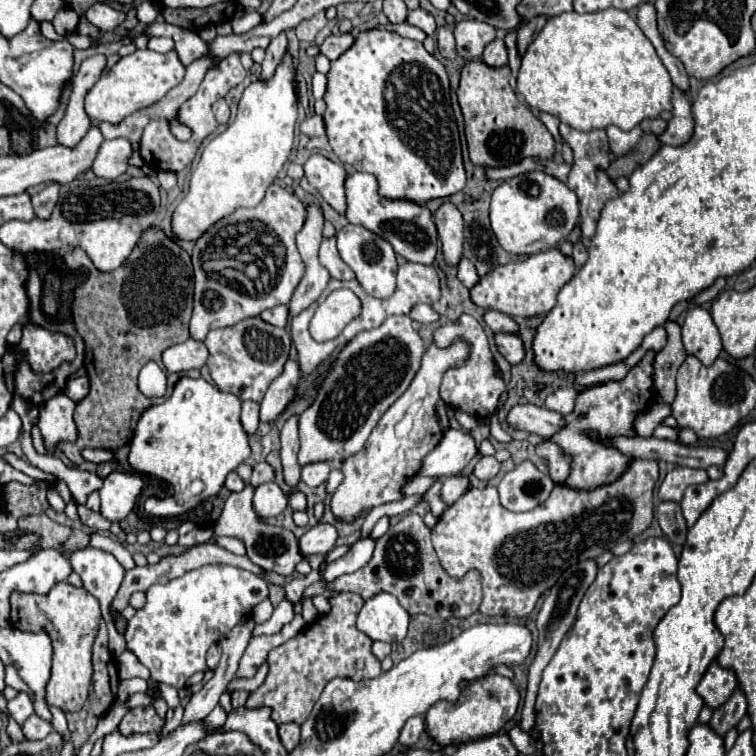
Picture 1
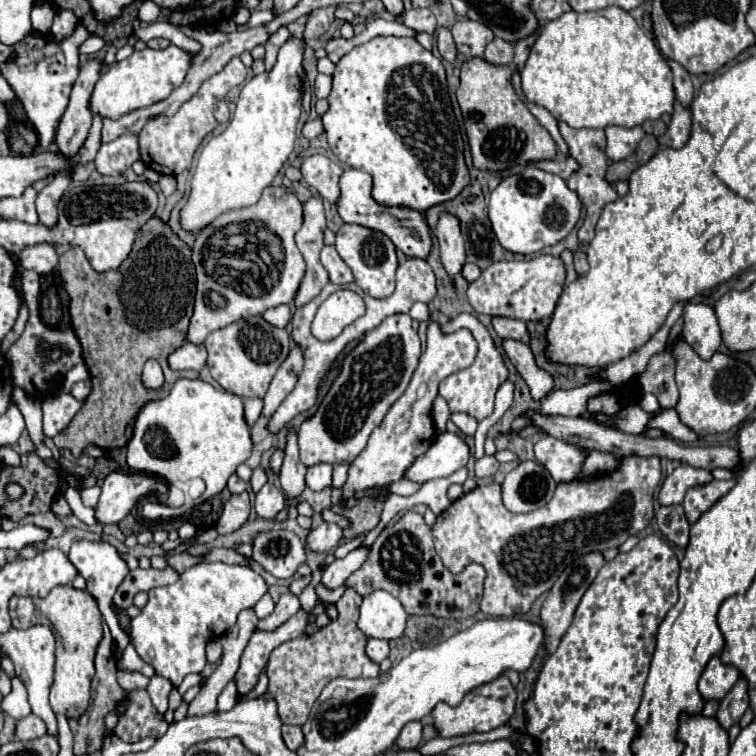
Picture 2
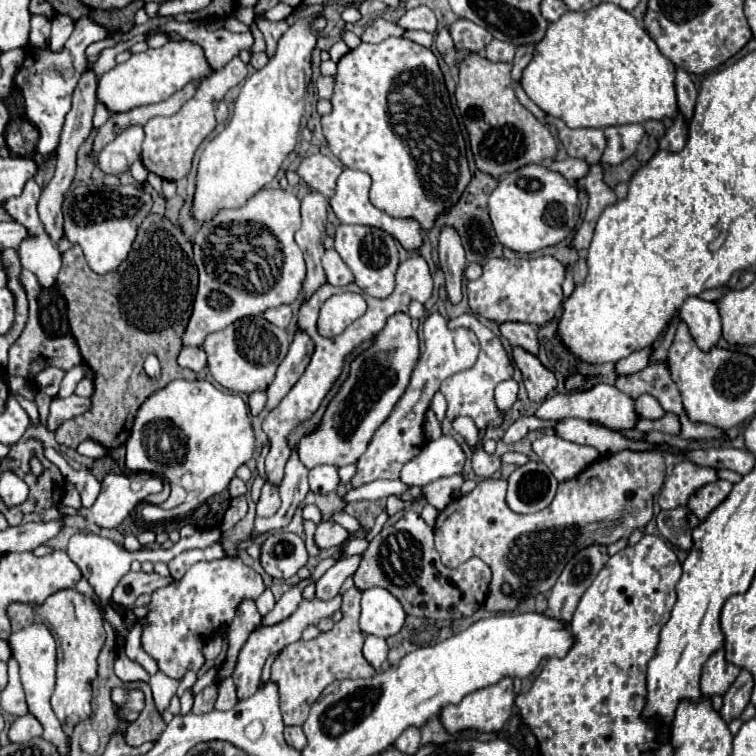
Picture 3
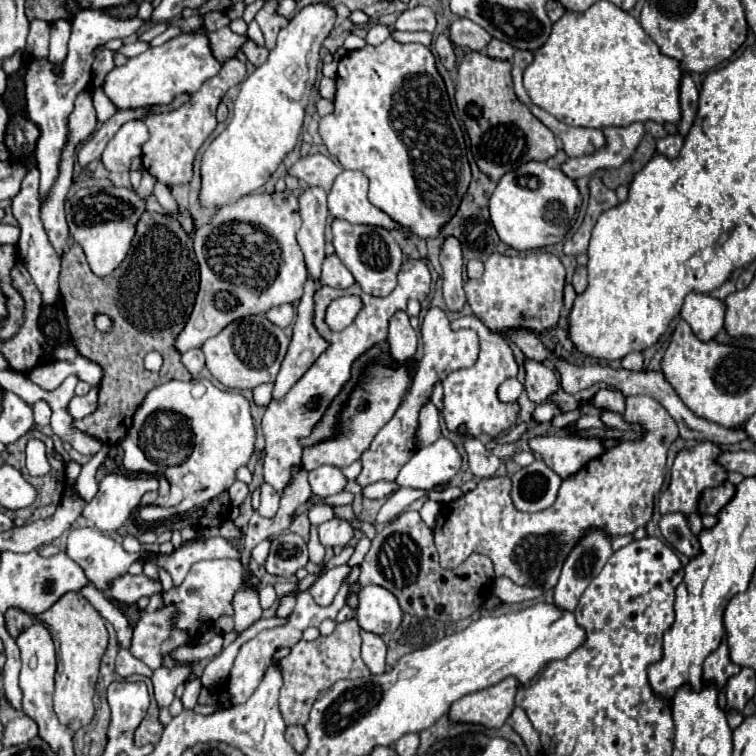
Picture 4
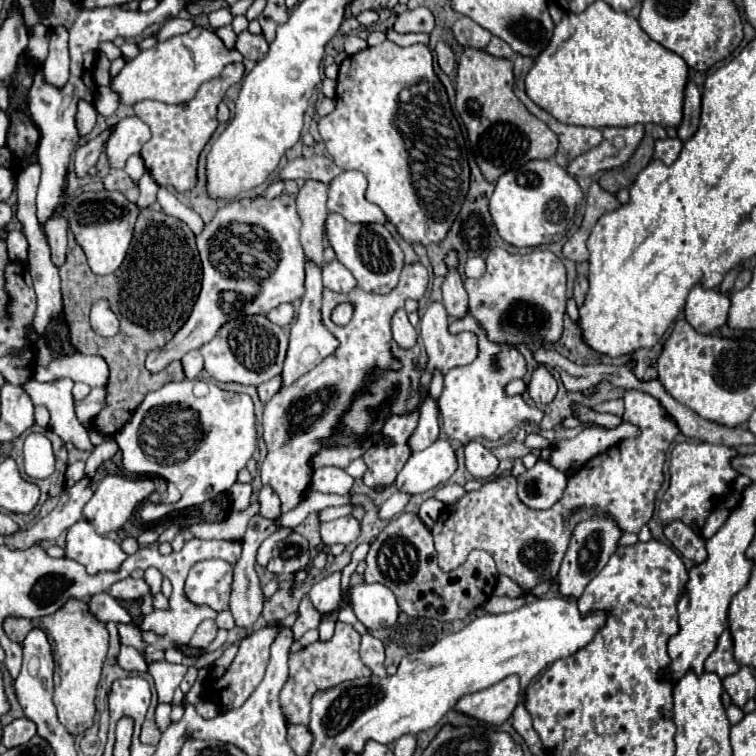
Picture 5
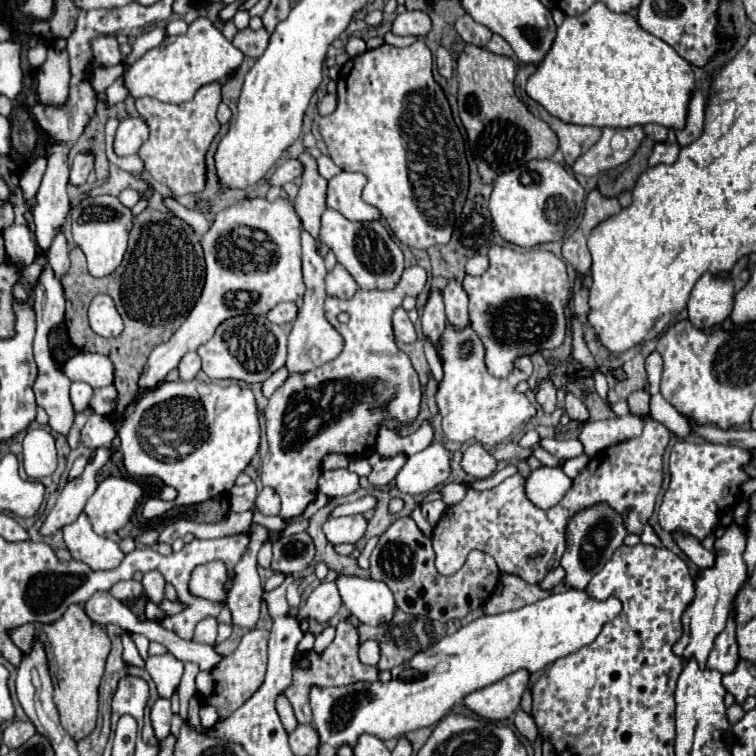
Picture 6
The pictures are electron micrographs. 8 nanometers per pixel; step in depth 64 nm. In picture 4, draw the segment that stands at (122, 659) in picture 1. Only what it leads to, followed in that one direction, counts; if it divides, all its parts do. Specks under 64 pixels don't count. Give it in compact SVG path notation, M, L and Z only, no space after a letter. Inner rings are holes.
M168 606L156 614L142 614L130 642L130 654L142 660L150 670L160 668L164 652L178 648L186 642L188 634L172 630L172 612Z

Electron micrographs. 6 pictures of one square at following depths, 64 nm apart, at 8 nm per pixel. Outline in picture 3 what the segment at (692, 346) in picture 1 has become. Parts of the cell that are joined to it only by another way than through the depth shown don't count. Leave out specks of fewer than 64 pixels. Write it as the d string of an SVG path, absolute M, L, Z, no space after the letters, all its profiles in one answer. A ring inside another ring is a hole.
M696 296L688 298L680 308L680 318L686 322L690 336L702 352L714 348L722 336L720 314L716 302L704 302Z

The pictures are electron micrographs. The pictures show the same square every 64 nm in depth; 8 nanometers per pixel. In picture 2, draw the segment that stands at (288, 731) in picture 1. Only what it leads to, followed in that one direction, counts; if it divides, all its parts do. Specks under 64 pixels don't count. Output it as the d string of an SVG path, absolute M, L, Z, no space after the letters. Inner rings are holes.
M288 724L282 726L282 738L284 738L284 744L290 750L296 750L304 742L304 736L302 736L300 726L288 726Z

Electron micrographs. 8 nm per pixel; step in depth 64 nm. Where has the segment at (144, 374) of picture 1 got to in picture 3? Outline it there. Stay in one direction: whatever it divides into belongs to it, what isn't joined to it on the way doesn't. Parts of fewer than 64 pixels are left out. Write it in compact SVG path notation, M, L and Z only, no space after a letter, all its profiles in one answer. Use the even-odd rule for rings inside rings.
M148 356L146 358L146 362L144 362L144 370L146 370L146 374L150 376L150 378L156 379L161 375L161 365L156 356Z

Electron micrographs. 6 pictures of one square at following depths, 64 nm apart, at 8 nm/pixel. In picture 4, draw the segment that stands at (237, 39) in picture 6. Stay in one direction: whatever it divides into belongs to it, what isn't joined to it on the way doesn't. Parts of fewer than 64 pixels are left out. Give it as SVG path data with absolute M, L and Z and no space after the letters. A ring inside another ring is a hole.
M248 40L248 44L244 46L244 54L246 54L246 58L248 58L254 66L264 64L264 62L266 62L266 58L268 58L268 50L266 50L266 48L256 46L252 40Z

